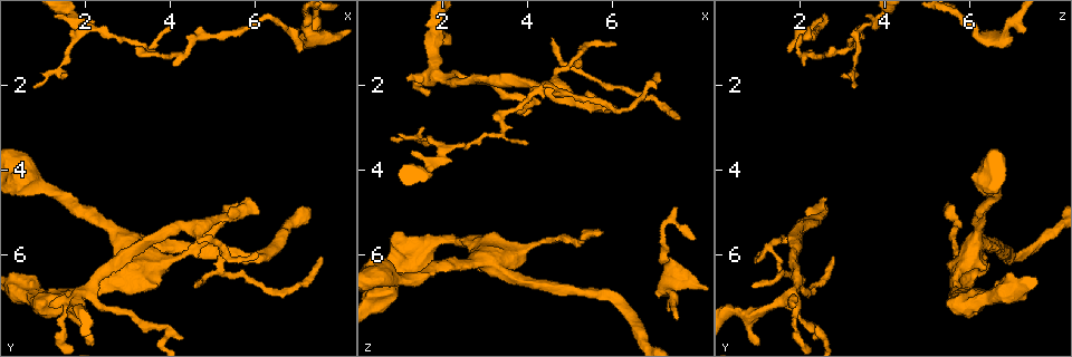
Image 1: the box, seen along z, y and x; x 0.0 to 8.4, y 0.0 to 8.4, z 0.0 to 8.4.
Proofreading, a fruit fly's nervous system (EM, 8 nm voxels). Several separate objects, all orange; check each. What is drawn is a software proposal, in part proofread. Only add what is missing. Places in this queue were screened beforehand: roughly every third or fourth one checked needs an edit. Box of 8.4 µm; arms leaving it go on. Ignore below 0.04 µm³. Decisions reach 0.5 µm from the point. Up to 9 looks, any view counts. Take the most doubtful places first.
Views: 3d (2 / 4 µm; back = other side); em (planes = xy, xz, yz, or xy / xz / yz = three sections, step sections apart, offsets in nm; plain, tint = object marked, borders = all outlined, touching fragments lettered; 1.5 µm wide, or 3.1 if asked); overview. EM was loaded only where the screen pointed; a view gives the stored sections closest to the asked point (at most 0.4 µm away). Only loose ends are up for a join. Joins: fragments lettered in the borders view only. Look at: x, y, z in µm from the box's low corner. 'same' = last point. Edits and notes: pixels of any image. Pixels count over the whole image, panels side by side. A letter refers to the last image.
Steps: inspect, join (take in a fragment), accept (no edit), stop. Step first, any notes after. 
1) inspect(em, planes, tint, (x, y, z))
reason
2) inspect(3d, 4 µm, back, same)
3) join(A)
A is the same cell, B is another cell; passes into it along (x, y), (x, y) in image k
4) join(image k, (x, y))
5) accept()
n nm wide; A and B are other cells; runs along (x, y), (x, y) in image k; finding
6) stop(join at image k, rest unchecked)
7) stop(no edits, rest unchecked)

inspect(3d, 2 µm, (7.10, 1.05, 6.95))
stops while still wide

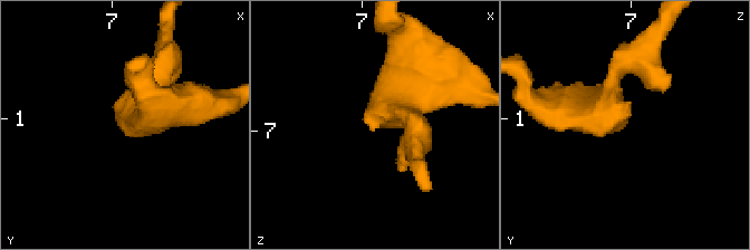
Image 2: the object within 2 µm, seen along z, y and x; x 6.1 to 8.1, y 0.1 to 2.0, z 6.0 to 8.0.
inspect(em, yz, step 8, borders, (7.04, 1.02, 6.90))

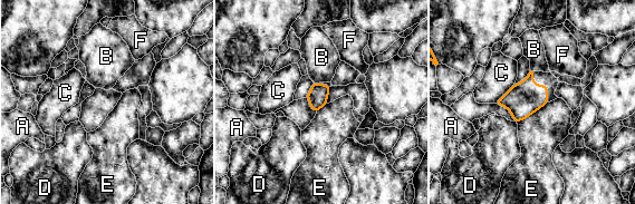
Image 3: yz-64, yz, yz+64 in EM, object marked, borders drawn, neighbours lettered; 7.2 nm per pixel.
inspect(em, planes, borders, same)

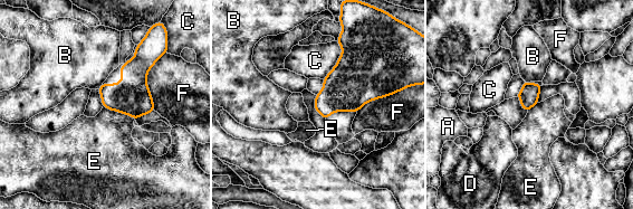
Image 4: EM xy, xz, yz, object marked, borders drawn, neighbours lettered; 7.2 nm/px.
accept()
A, B, C, D, E and F are other cells; border along (103, 105), (126, 113), (134, 120) in image 4; none of them fits

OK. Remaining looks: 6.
inspect(3d, 2 µm, (7.10, 1.15, 1.75))
long arm stops here

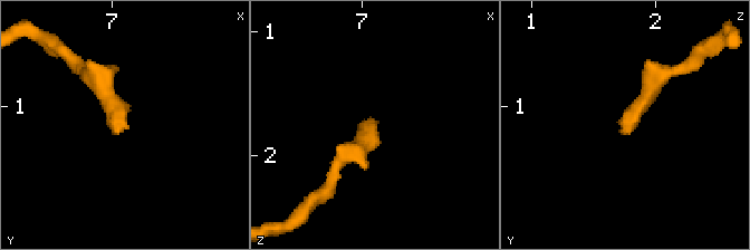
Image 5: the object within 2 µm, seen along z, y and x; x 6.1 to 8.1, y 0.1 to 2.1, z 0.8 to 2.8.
inspect(em, planes, borders, (7.08, 1.16, 1.76))

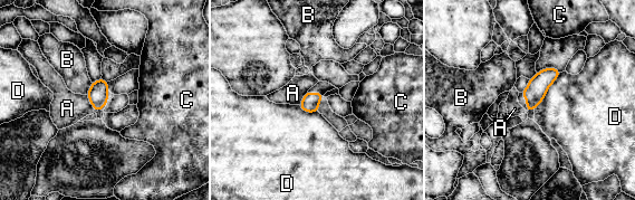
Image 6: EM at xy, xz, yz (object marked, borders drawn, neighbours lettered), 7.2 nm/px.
accept()
D touches over 300 nm; A, B, C and D are other cells; border along (86, 95), (97, 111) in image 6; no lettered fragment goes on from it

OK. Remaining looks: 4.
inspect(em, planes, tint, (5.70, 4.85, 5.45))
an open end

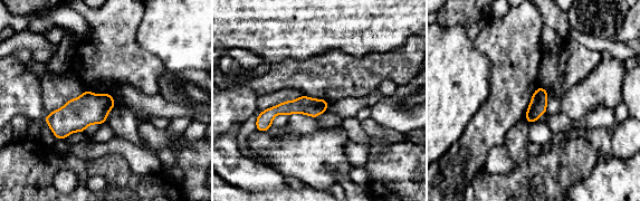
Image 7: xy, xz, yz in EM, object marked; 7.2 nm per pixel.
inspect(em, planes, borders, same)
what lies round it

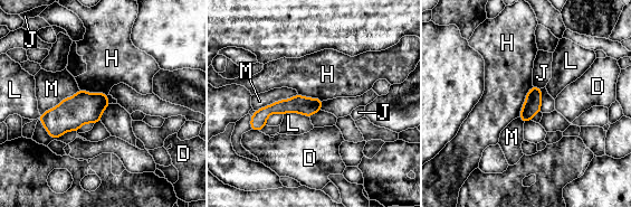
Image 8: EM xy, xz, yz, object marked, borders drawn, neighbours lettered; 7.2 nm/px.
accept()
120 nm wide; D, H, J, L and M are other cells; none of them fits

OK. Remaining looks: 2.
inspect(3d, 2 µm, (7.60, 6.05, 2.75))
long arm stops here

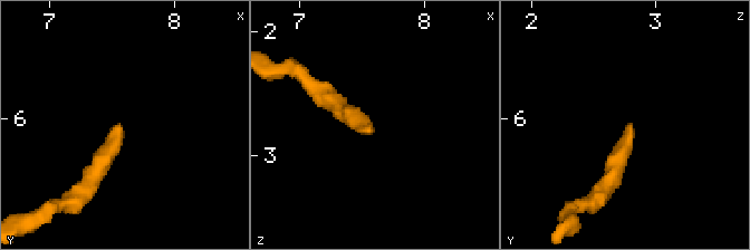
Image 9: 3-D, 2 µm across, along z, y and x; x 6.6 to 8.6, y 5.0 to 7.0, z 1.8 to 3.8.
inspect(em, planes, borders, (7.54, 6.06, 2.82))

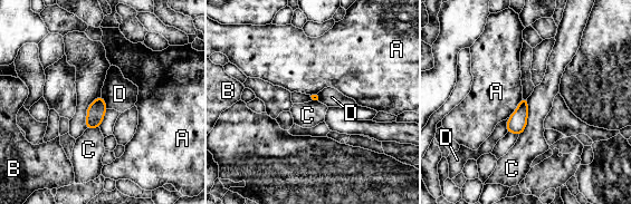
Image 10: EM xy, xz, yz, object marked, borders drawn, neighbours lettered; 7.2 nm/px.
accept()
C touches over 280 nm; A, B, C and D are other cells; border along (527, 99), (527, 124), (519, 135) in image 10; none of them fits

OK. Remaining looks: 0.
stop(no edits, rest unchecked)

